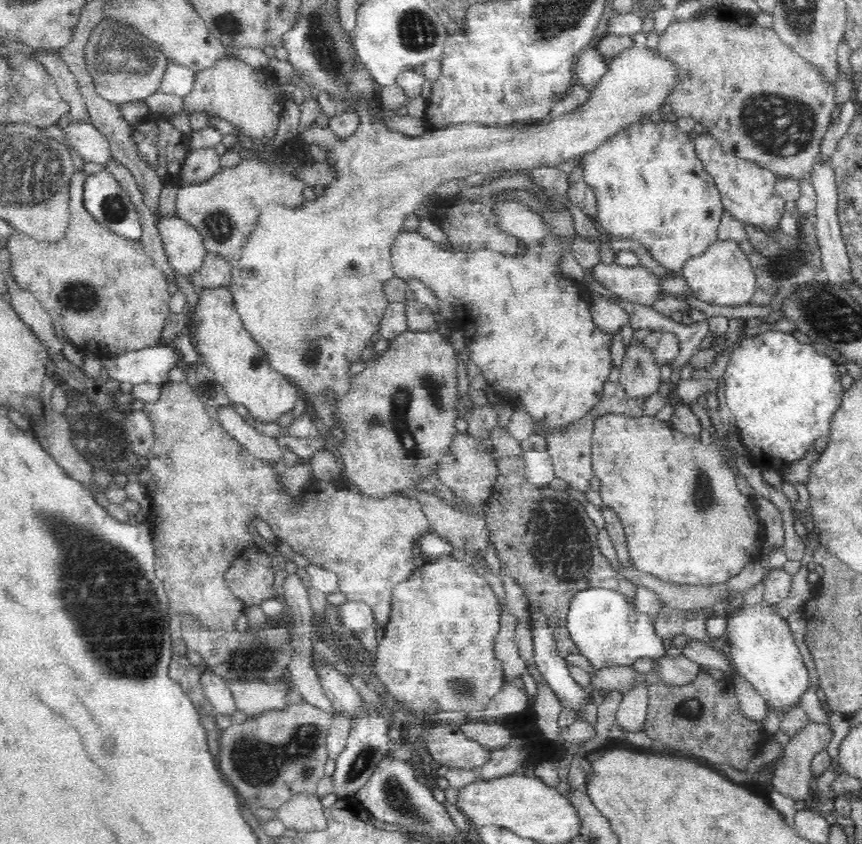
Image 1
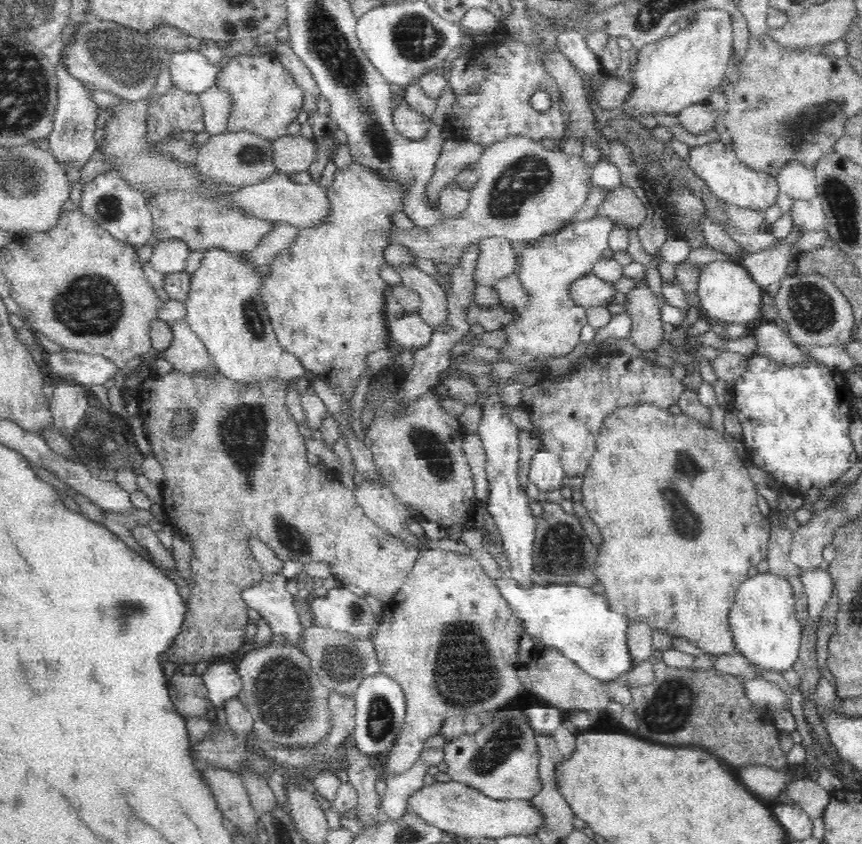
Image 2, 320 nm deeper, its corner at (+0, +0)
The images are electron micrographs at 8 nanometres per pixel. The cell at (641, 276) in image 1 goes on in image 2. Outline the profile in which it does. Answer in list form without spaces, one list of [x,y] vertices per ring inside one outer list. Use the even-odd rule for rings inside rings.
[[[593,273],[576,279],[570,288],[570,295],[574,297],[574,301],[584,308],[610,304],[616,294],[618,294],[618,288],[615,283],[604,281]]]

